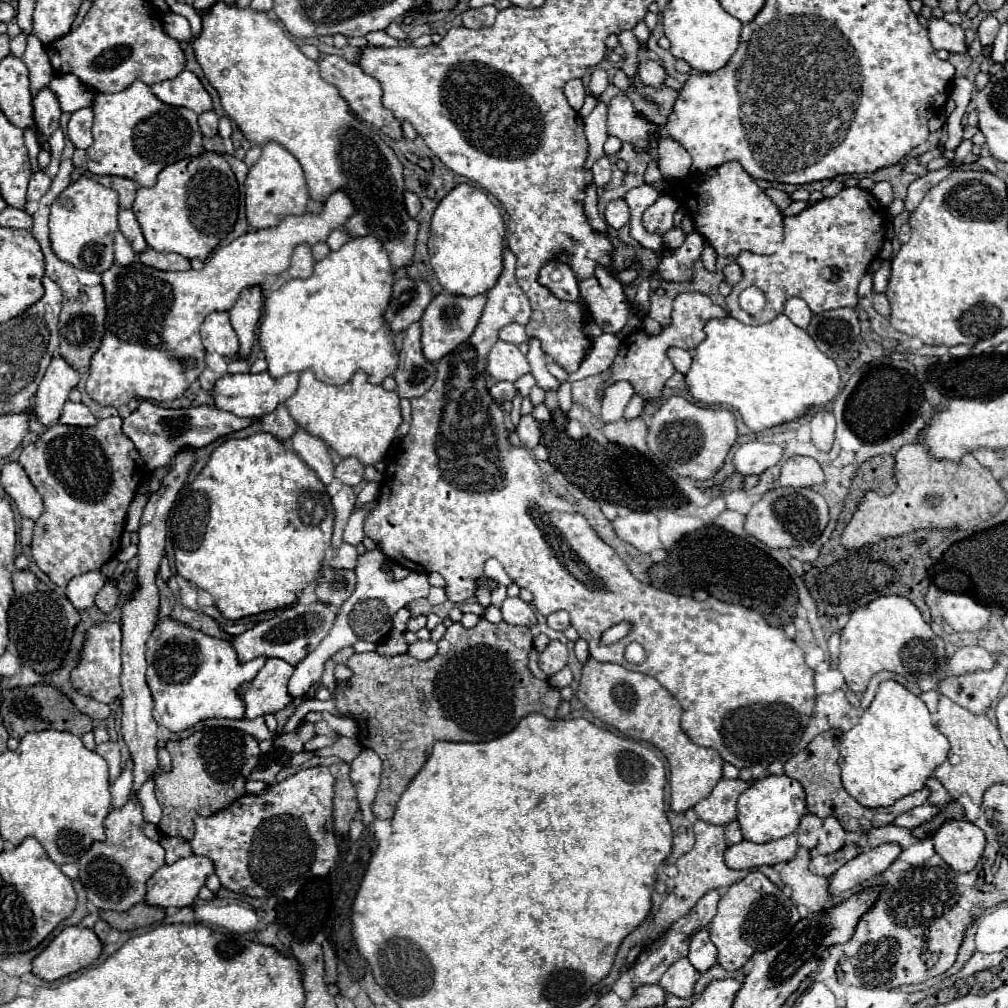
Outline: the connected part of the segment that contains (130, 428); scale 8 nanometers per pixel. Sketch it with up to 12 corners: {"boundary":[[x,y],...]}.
{"boundary":[[143,400],[123,420],[147,468],[243,430],[207,406],[161,408]]}

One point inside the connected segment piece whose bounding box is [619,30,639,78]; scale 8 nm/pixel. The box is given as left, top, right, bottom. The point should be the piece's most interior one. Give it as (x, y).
(628, 41)

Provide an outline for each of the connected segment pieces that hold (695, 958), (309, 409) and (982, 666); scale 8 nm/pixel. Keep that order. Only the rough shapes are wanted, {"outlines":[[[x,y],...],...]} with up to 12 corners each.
{"outlines":[[[707,928],[693,936],[687,958],[699,972],[717,962]],[[363,370],[333,386],[301,372],[293,420],[341,458],[383,460],[397,392]],[[965,646],[949,660],[955,676],[991,670],[993,658],[981,646]]]}

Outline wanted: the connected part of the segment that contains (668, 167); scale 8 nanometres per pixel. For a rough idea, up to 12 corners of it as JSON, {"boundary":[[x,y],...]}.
{"boundary":[[659,138],[659,170],[667,182],[689,176],[689,152]]}

